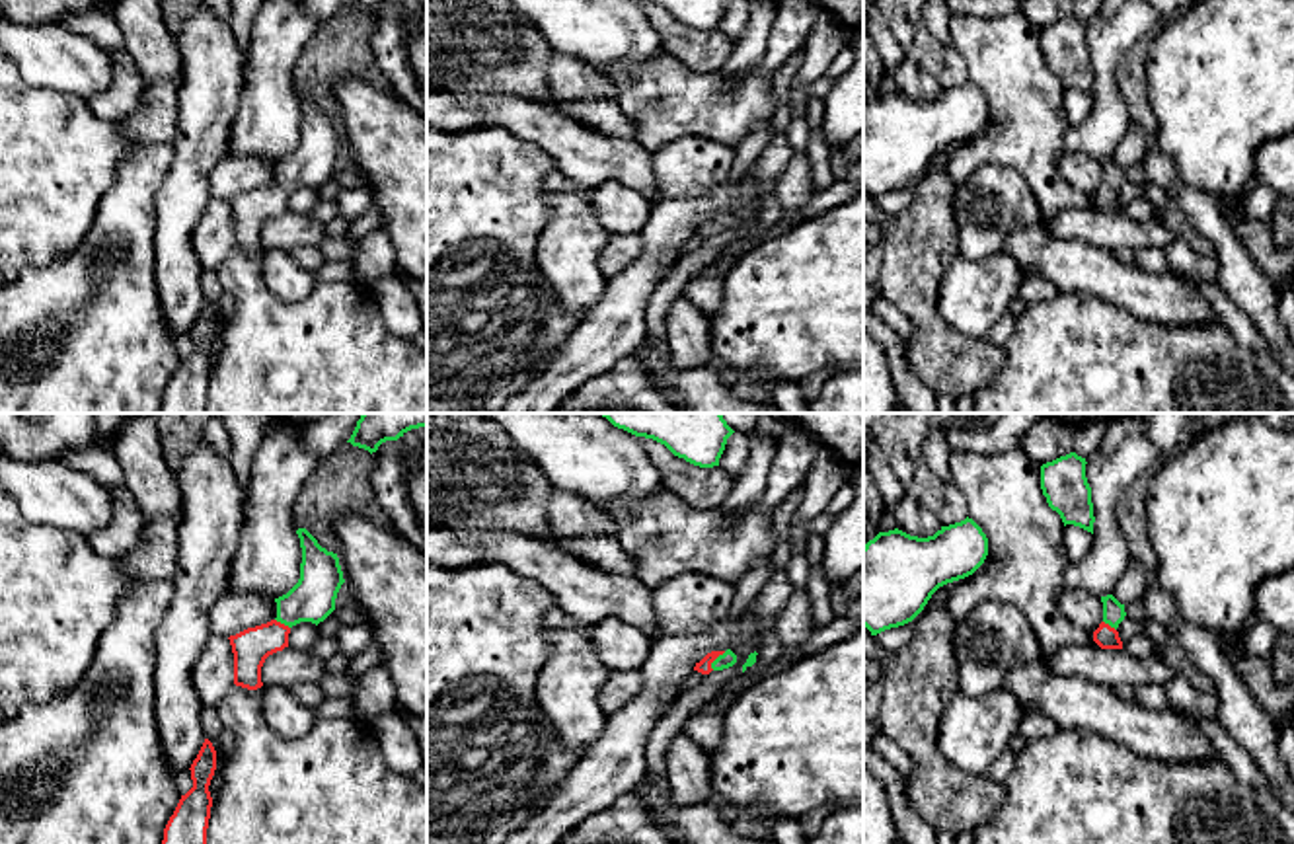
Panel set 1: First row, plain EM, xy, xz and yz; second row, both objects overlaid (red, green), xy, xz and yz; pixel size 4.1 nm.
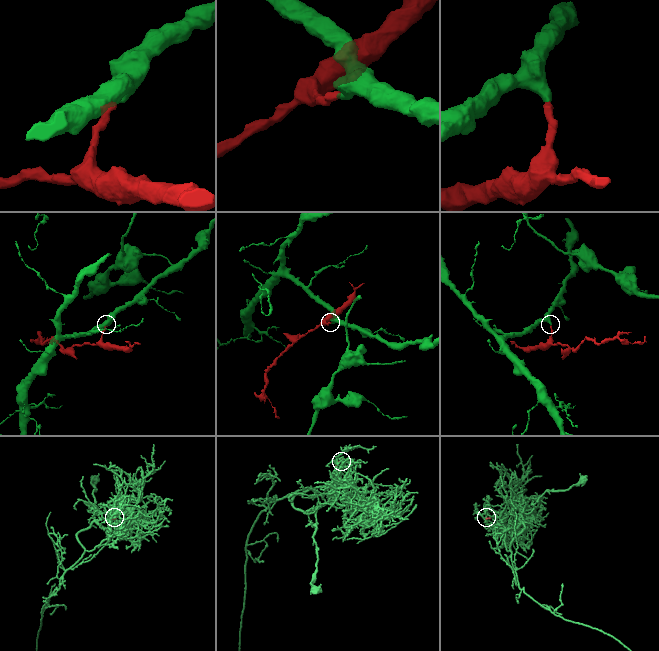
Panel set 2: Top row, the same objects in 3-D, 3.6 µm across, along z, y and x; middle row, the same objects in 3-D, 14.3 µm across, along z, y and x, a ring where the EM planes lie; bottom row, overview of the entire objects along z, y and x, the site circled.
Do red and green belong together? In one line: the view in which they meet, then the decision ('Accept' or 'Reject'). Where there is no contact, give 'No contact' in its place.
Touches red in xz. Accept

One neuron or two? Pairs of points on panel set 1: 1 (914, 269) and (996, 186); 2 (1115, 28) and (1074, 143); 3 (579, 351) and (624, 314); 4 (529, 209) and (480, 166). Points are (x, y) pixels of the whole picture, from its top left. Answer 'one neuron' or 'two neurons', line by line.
1: two neurons
2: one neuron
3: one neuron
4: one neuron

